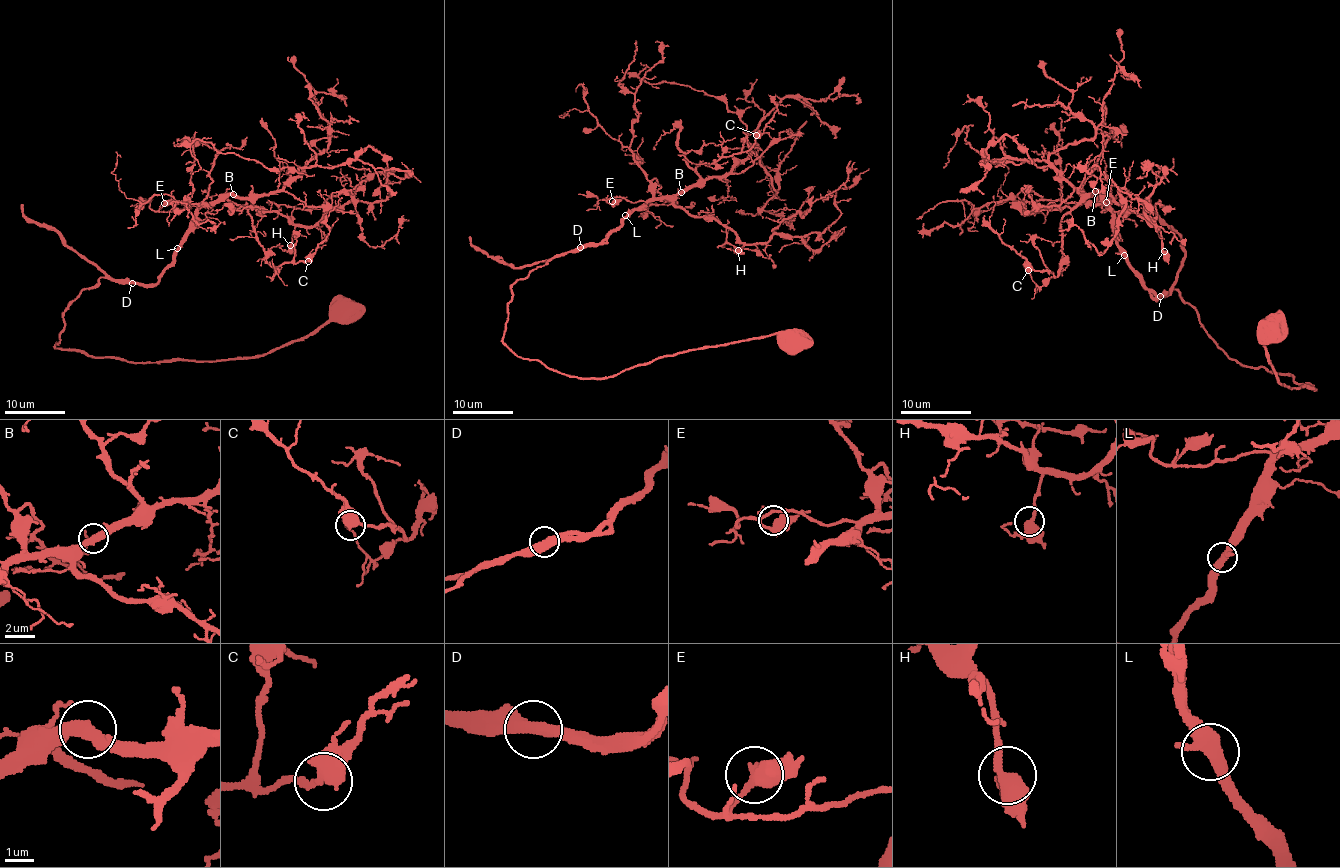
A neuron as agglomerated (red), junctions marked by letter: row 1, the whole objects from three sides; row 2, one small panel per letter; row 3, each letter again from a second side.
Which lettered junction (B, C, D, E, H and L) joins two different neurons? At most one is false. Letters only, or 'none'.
none

